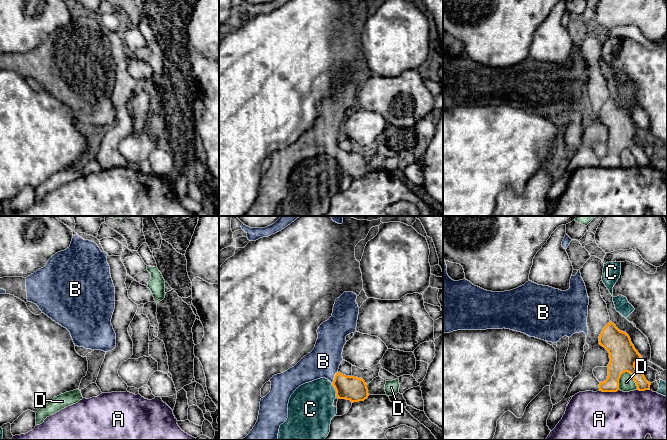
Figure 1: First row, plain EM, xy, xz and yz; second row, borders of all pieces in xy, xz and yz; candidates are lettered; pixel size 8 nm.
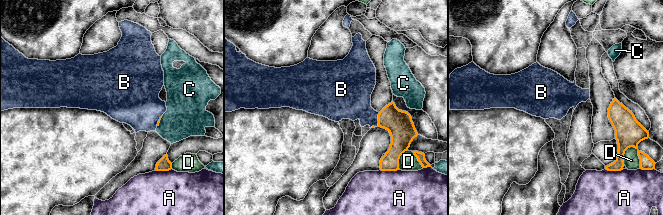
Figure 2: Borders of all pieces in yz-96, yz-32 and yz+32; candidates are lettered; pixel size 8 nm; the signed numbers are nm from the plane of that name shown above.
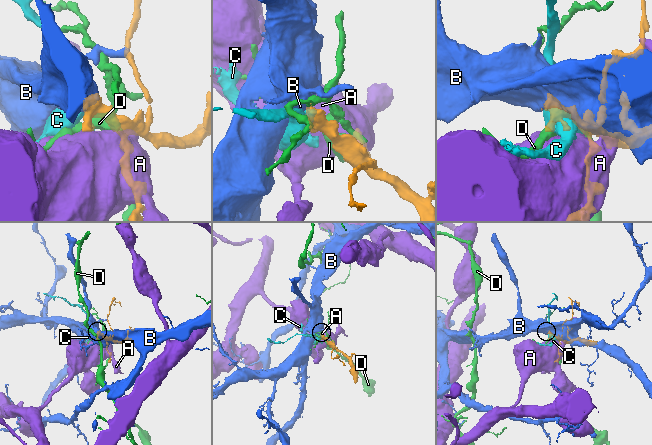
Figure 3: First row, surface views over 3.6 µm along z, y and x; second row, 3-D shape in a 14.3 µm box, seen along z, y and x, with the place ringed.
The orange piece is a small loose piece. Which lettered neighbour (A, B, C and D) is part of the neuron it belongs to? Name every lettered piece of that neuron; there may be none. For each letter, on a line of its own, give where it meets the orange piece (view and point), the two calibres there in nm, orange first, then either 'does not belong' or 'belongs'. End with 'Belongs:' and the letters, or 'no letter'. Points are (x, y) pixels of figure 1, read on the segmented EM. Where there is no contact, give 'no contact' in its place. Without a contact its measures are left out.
A: contact yz (608, 391); calibres 160 and 500 nm; does not belong
B: contact xz (334, 377); calibres 190 and 260 nm; belongs
C: contact xz (335, 389); calibres 190 and 360 nm; does not belong
D: contact yz (633, 378); calibres 220 and 130 nm; does not belong
Belongs: B

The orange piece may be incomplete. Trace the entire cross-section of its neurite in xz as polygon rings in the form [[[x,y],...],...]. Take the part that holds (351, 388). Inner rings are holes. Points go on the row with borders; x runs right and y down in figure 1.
[[[344,292],[337,298],[332,316],[317,329],[314,349],[294,367],[270,379],[271,390],[261,398],[258,420],[242,440],[278,440],[280,425],[288,418],[291,395],[299,386],[320,378],[332,383],[339,399],[354,403],[368,398],[367,384],[363,379],[338,371],[343,361],[346,336],[356,332],[359,314],[356,299],[353,292]]]

